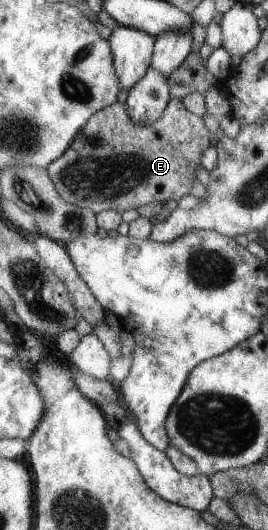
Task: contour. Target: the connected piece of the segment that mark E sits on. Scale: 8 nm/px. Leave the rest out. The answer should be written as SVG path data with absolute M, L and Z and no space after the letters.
M171 97L161 116L151 124L133 122L126 104L115 101L92 114L75 135L69 148L46 169L60 198L66 203L92 210L95 214L106 210L122 214L150 202L179 202L183 196L190 194L193 182L199 181L195 172L203 168L201 158L209 148L211 139L203 117L190 112L182 99Z

